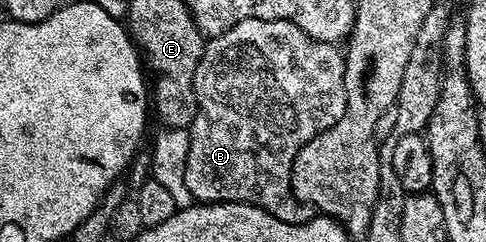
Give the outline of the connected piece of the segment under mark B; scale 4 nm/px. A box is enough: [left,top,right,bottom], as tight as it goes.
[184,18,346,224]

